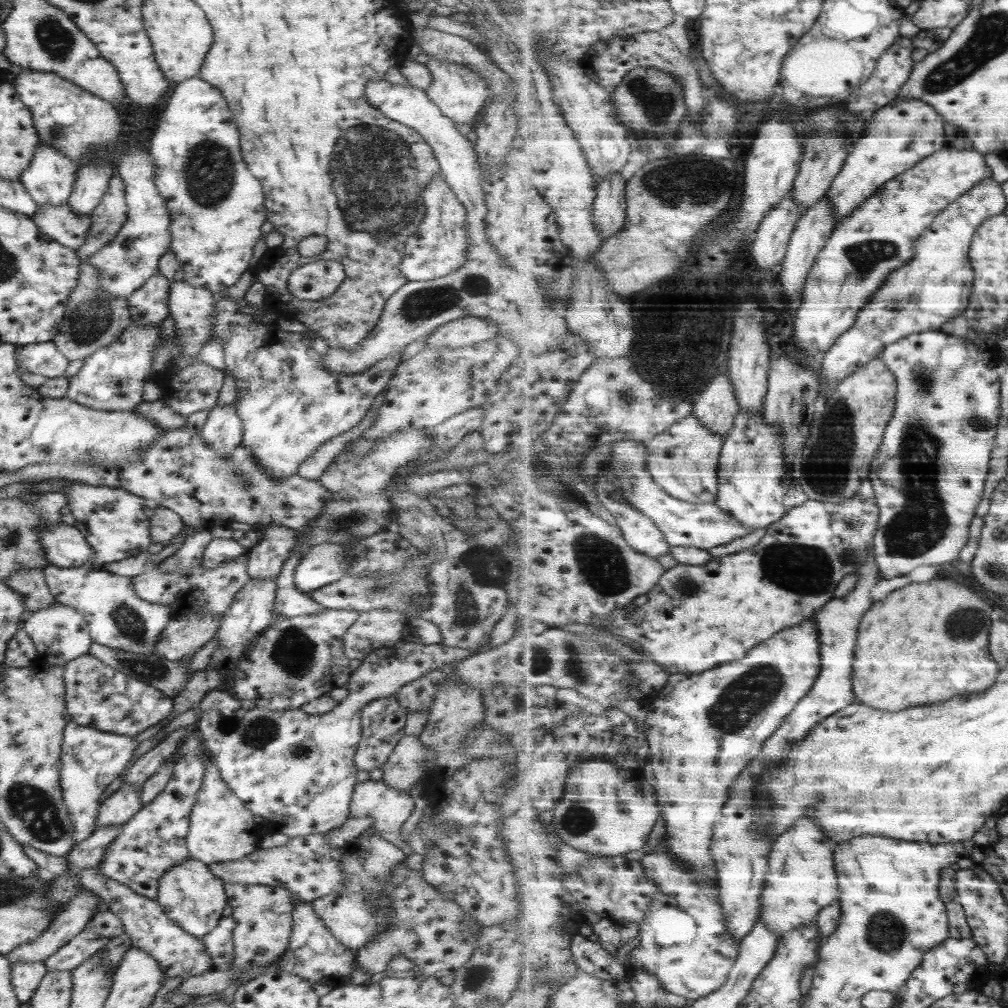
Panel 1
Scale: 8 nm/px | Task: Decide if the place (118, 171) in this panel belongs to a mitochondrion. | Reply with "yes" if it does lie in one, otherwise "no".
no

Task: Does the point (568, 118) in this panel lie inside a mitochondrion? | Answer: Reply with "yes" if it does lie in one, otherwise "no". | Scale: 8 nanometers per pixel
no

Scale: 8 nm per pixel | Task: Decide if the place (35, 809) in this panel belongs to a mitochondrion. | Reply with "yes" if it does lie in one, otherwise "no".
yes

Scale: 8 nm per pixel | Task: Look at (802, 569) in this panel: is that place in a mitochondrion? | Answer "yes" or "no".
yes

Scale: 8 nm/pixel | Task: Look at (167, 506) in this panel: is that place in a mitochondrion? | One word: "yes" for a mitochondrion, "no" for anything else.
no

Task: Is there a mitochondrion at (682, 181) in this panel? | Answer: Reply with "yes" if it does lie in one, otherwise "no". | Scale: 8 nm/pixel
yes

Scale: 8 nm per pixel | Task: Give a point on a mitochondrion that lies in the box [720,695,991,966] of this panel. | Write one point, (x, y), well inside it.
(884, 931)

